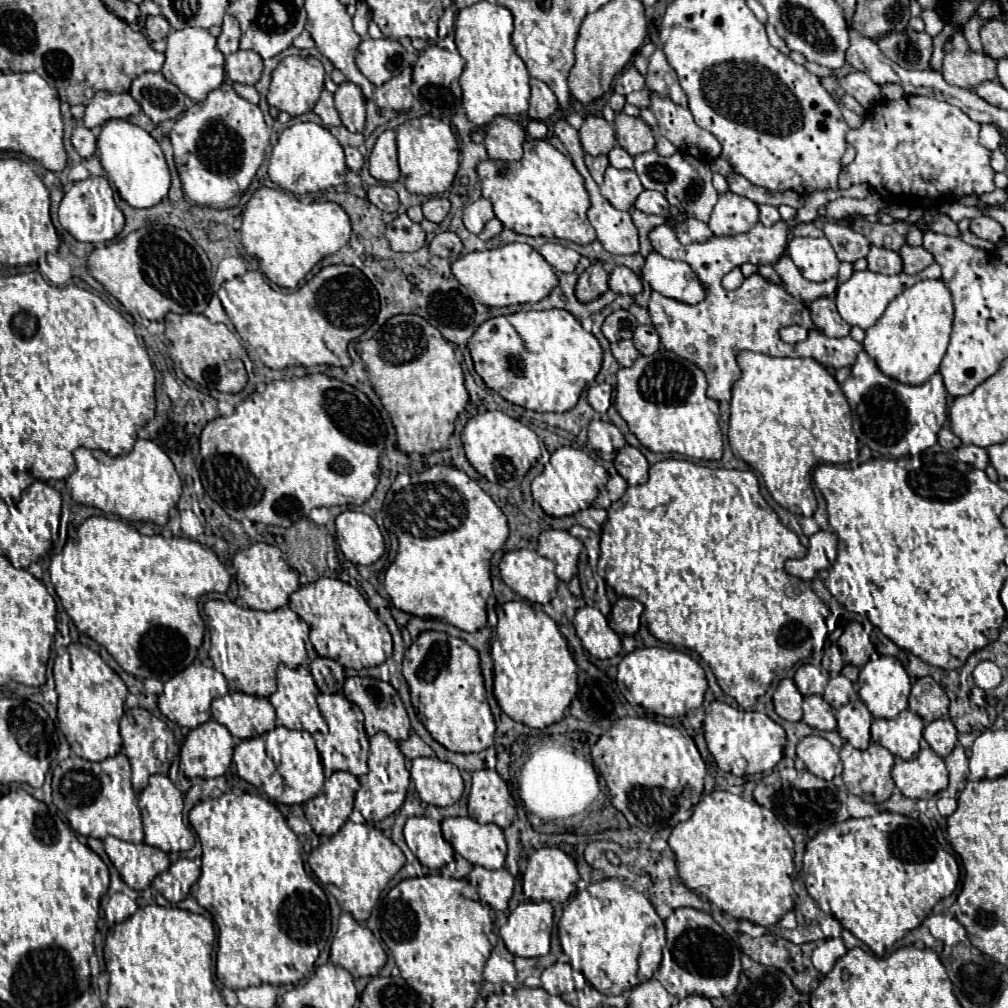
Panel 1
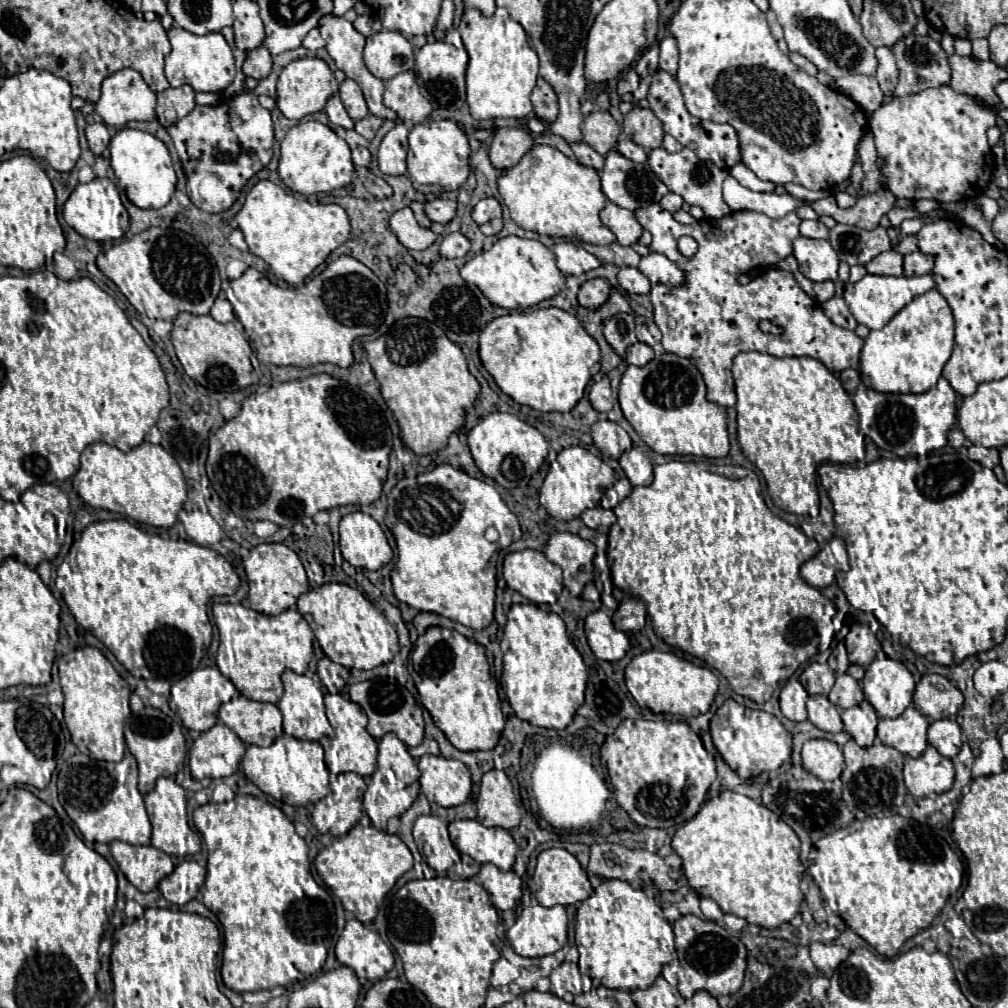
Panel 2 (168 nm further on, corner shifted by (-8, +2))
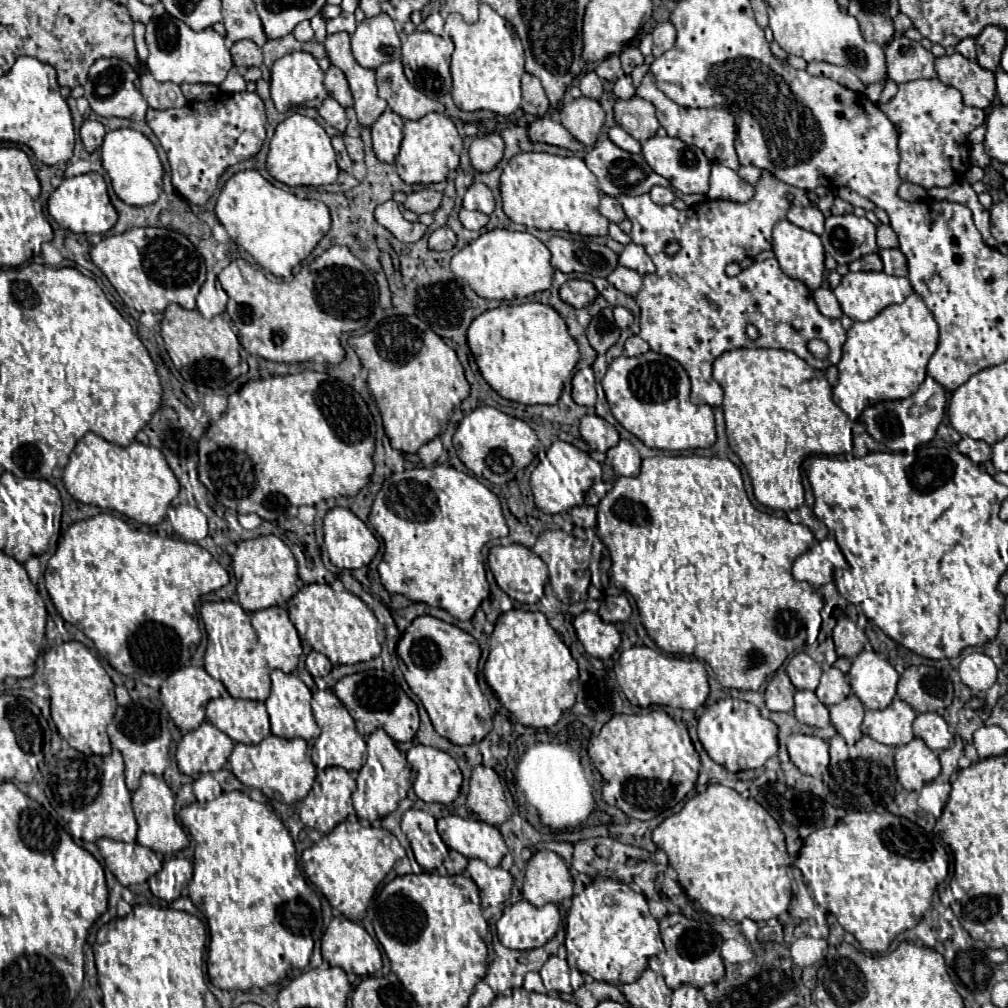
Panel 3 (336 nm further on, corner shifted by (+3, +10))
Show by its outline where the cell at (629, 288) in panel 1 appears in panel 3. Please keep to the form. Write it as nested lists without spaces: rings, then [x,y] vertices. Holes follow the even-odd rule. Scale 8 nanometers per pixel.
[[[618,265],[612,275],[608,275],[608,281],[610,281],[610,285],[614,285],[618,291],[622,291],[622,293],[626,293],[626,295],[630,295],[630,297],[636,297],[638,291],[640,291],[640,285],[642,285],[642,277],[640,277],[636,271],[626,269],[626,267],[622,267],[622,265]]]

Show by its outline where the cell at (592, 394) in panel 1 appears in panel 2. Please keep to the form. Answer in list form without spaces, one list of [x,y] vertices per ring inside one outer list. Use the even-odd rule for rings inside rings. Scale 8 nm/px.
[[[601,377],[591,385],[589,401],[597,411],[611,411],[613,401],[611,401],[611,385],[607,377]]]

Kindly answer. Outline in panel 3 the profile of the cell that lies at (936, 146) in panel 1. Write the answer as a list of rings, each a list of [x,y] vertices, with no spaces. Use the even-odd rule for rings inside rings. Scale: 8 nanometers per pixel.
[[[916,79],[902,83],[896,97],[880,105],[886,117],[900,133],[900,167],[898,173],[904,181],[918,183],[926,189],[950,187],[970,167],[966,135],[984,123],[984,111],[966,107],[960,91],[940,83],[940,79]]]

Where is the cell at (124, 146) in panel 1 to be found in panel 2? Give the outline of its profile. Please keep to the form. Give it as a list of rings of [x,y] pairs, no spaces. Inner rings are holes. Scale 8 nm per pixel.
[[[121,129],[111,137],[109,143],[111,151],[111,167],[115,171],[119,187],[125,189],[129,201],[141,209],[159,209],[169,203],[171,195],[175,193],[177,175],[173,169],[171,155],[161,139],[151,133],[139,129]]]

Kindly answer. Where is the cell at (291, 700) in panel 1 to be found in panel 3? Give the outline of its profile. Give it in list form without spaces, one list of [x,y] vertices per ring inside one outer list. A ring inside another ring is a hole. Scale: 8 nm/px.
[[[272,671],[272,693],[270,693],[268,701],[266,701],[272,735],[282,737],[282,739],[296,739],[296,737],[314,739],[316,735],[320,735],[320,727],[314,721],[314,715],[312,715],[312,709],[310,709],[310,701],[312,701],[312,693],[298,679],[298,675]]]

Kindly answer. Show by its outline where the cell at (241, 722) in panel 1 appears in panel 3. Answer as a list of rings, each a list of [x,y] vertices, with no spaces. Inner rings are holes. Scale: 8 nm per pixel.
[[[234,697],[212,699],[206,707],[206,719],[234,743],[256,745],[270,735],[268,713],[260,701]]]

